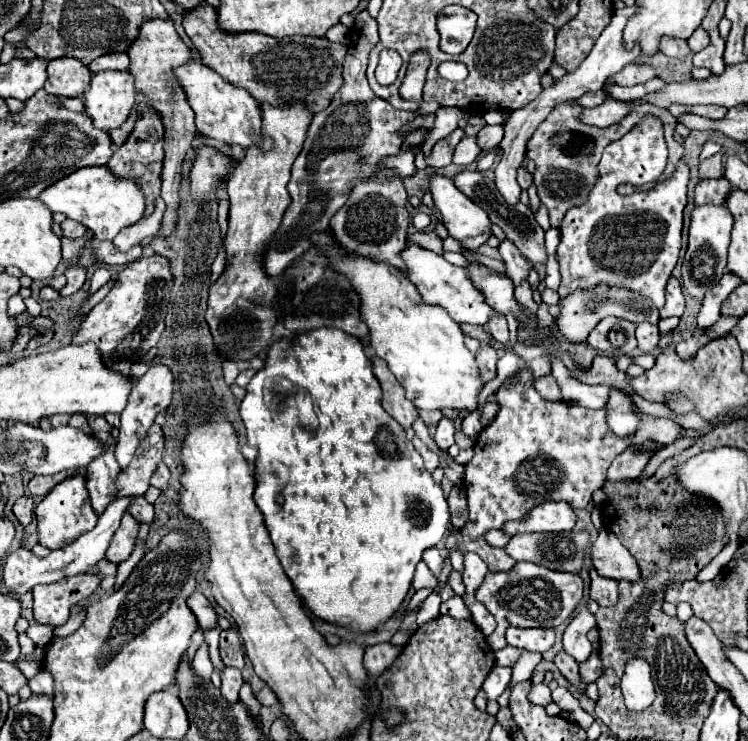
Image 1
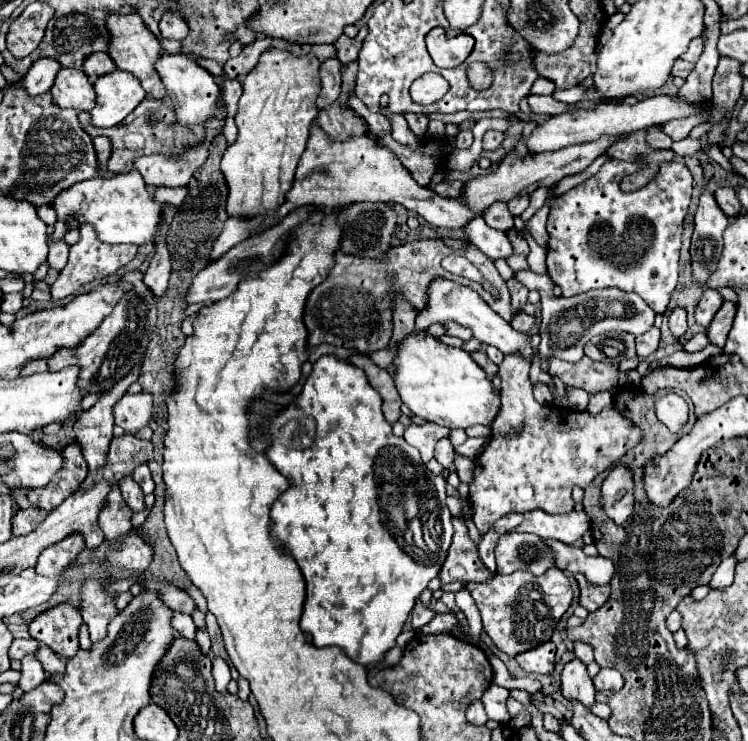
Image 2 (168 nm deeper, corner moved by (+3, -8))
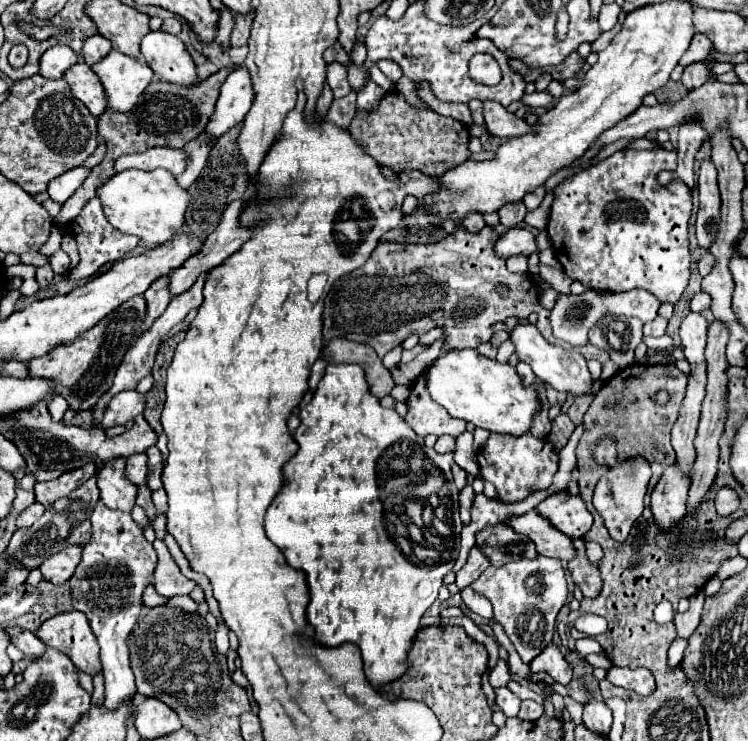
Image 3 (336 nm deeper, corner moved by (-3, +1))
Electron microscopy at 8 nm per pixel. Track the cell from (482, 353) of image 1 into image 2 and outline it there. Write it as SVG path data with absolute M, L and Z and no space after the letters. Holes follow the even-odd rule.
M473 351L471 357L473 357L473 361L475 361L475 363L477 363L485 373L487 373L489 379L493 379L493 377L497 375L497 365L487 357L485 351Z

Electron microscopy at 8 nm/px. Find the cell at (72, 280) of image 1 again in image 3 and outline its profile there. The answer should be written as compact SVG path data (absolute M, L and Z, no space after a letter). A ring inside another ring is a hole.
M91 198L91 200L83 206L81 214L71 222L69 230L71 230L71 234L75 236L77 246L79 246L79 254L81 254L81 262L77 264L77 268L73 268L73 270L69 272L69 276L71 276L73 280L91 278L103 264L125 258L125 256L131 254L131 250L139 244L139 238L137 238L137 236L123 234L123 232L119 232L117 228L113 228L113 226L107 222L107 218L105 218L105 214L103 214L103 206L101 206L101 202L99 202L97 198Z

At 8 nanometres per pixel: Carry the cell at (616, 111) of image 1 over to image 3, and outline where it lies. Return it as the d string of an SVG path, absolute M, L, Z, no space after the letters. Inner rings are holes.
M491 100L483 102L483 116L485 116L489 134L499 136L499 138L523 136L535 128L535 126L529 126L525 120L517 118L515 114L507 112L499 102L491 102Z

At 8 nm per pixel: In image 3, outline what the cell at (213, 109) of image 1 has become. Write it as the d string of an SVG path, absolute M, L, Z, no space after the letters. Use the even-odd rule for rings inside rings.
M151 30L141 40L141 54L151 70L159 72L165 82L179 86L191 86L199 82L195 64L177 36L171 36L163 30Z

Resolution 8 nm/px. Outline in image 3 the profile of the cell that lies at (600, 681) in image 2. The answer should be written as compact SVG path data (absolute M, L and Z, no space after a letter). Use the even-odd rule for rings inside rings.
M613 666L607 672L607 680L613 686L633 690L633 692L637 692L641 696L649 696L655 690L653 674L647 668L619 668L619 666Z

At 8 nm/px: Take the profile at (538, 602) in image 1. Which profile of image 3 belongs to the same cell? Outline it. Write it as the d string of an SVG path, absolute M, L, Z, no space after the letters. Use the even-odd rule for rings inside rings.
M537 556L535 560L517 560L505 566L489 566L473 586L475 592L487 596L493 604L495 622L499 622L521 660L529 664L549 646L555 632L555 616L567 600L565 572L559 560Z

